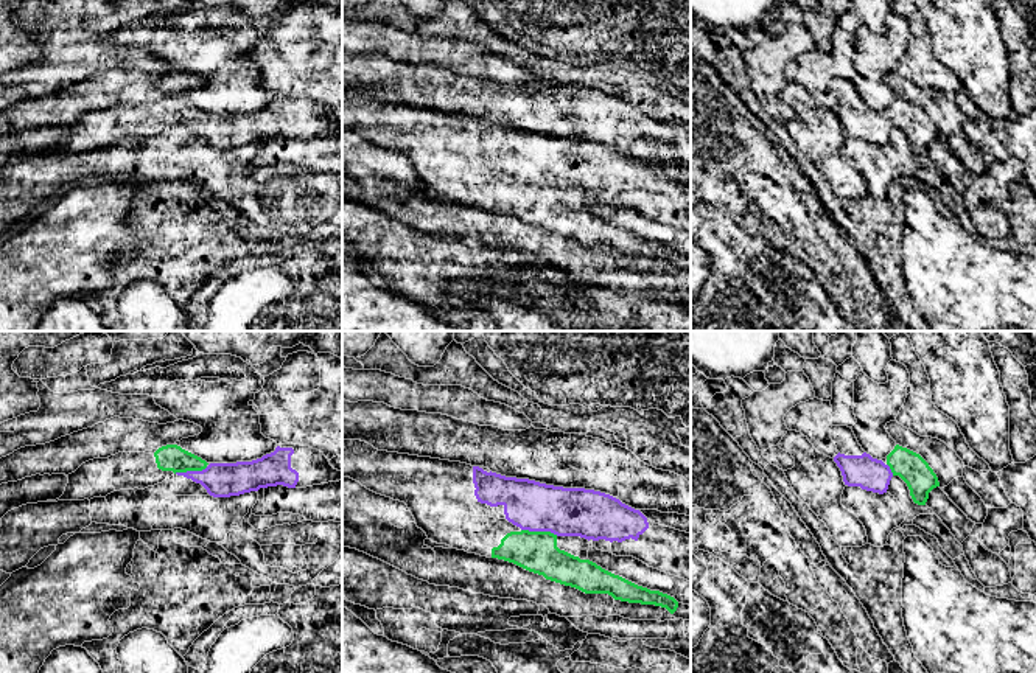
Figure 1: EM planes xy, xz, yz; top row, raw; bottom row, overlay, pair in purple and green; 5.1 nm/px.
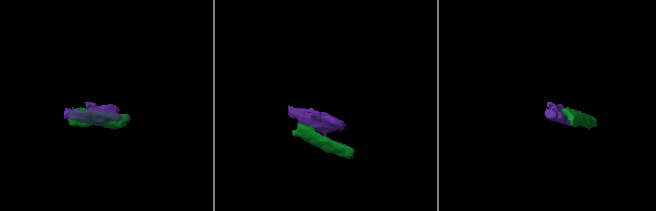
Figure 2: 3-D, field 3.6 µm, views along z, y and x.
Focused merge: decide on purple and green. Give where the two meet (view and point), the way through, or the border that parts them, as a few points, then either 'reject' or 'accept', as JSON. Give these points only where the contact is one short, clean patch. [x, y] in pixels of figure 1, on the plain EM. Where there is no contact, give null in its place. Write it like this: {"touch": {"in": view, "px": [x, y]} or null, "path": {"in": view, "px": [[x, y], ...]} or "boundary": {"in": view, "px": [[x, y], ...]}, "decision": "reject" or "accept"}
{"touch": {"in": "xz", "px": [540, 182]}, "path": {"in": "xz", "px": [[531, 157], [540, 167], [540, 182], [537, 204]]}, "decision": "accept"}

